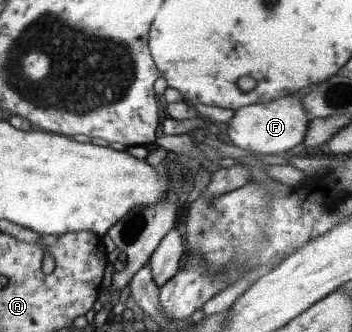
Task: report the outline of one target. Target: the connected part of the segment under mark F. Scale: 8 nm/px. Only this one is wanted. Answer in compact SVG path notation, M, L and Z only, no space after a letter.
M294 93L273 99L268 103L238 108L224 133L227 143L263 155L276 155L300 145L306 137L309 120L306 109L302 107L302 96L304 95Z

